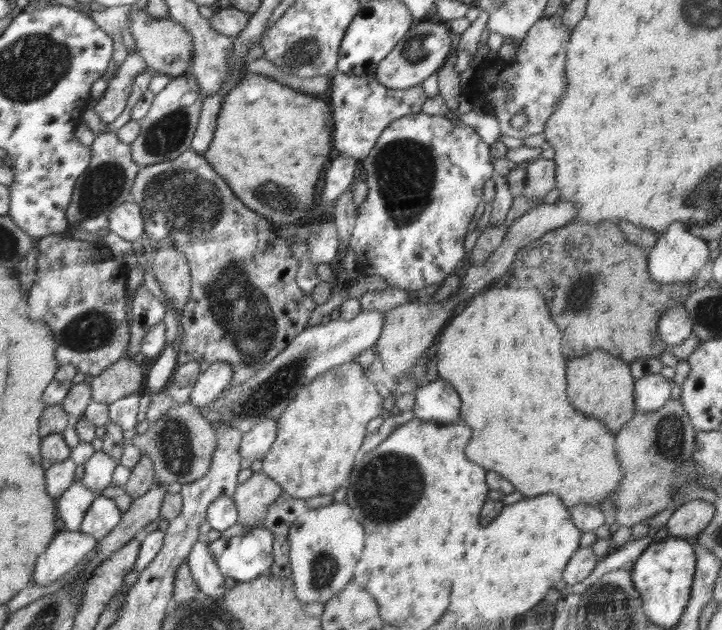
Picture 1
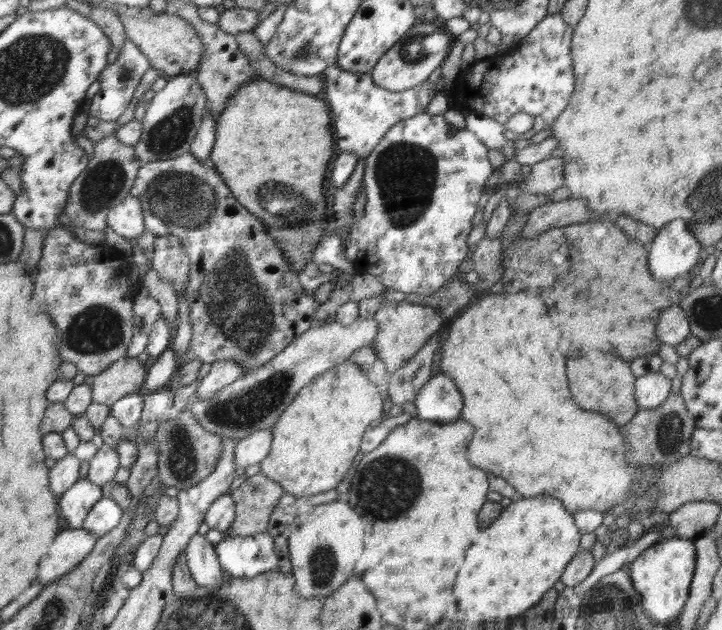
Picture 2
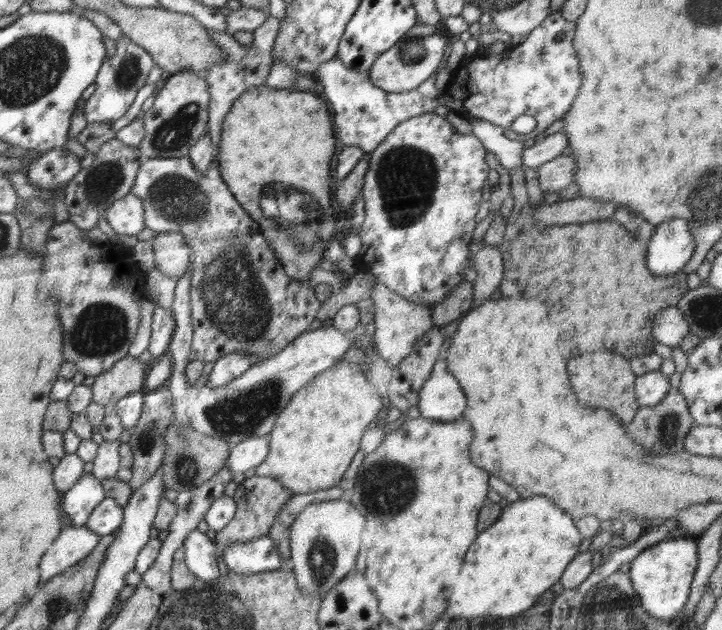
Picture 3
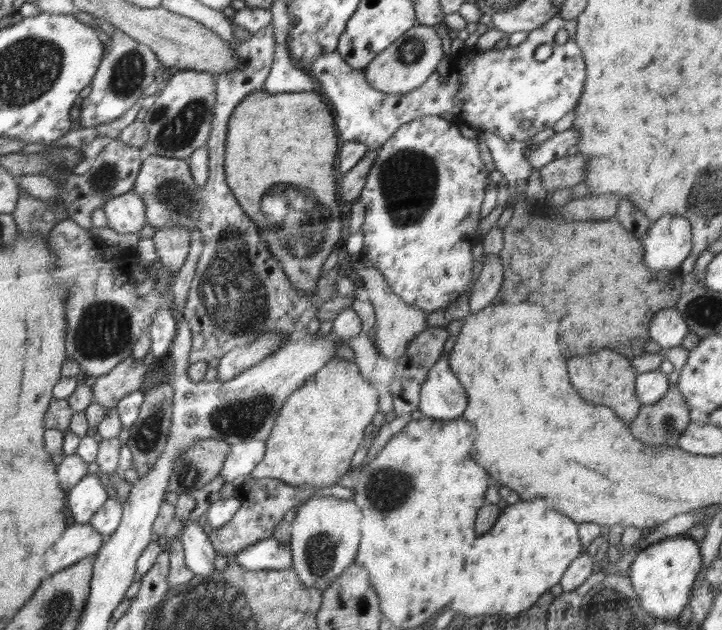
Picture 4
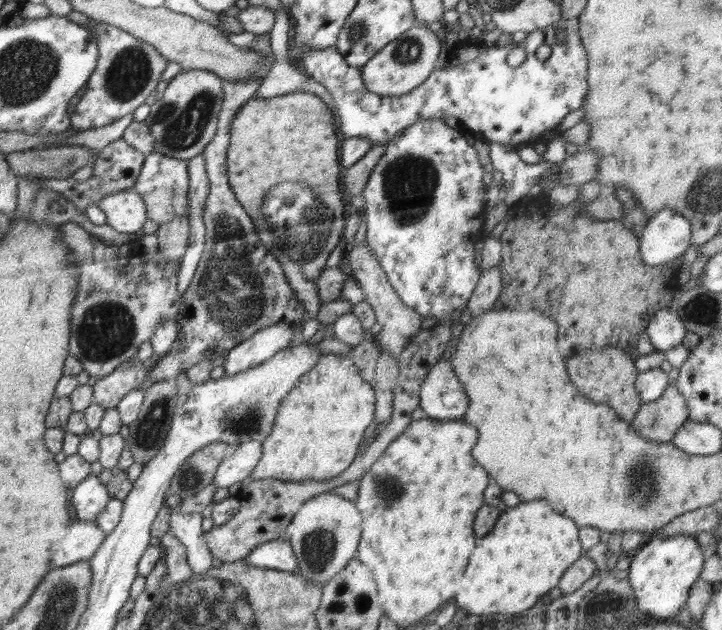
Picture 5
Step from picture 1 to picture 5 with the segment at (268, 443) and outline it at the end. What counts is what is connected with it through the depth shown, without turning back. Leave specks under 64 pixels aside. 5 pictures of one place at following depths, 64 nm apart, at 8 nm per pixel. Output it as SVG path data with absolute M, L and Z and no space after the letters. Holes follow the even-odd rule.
M249 440L231 446L229 453L224 455L224 460L216 470L214 485L217 488L226 488L238 481L243 481L251 476L252 470L262 456L262 443Z

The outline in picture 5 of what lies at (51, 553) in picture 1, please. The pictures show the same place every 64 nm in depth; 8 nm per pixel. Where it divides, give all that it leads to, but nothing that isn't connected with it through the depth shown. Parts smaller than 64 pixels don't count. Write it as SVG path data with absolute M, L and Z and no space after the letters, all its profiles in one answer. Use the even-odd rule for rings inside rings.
M74 519L68 526L68 534L62 542L56 542L56 550L52 550L52 568L92 559L105 538L105 532L94 521Z

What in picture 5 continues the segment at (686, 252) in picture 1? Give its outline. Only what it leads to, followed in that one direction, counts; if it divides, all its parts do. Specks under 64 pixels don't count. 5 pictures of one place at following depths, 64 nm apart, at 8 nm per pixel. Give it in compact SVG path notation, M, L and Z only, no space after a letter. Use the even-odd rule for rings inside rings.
M664 208L649 218L640 234L642 260L650 266L668 266L688 250L690 238L690 221L672 208Z

